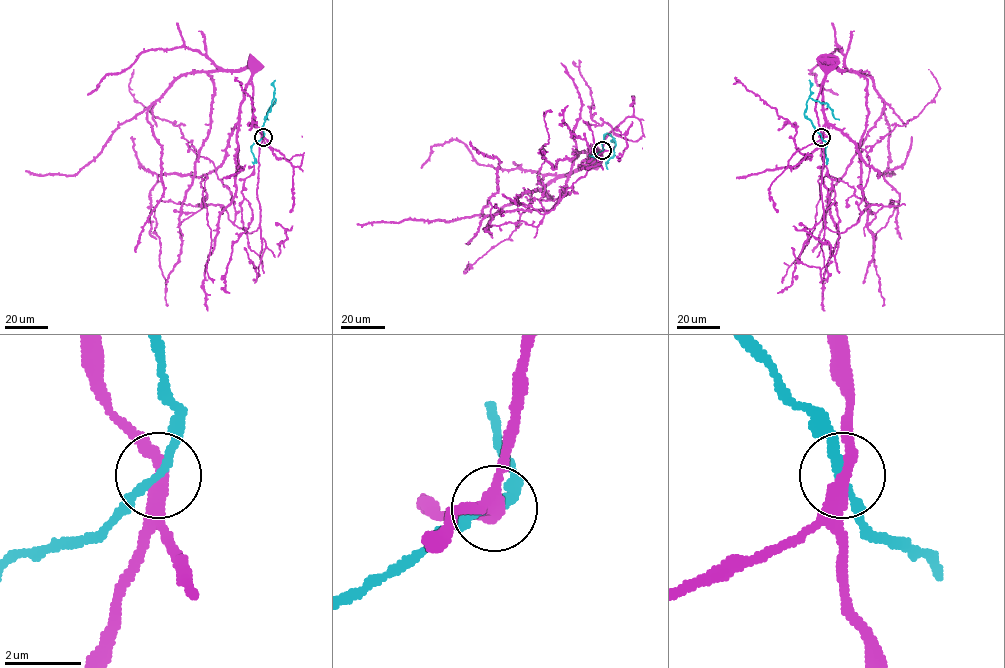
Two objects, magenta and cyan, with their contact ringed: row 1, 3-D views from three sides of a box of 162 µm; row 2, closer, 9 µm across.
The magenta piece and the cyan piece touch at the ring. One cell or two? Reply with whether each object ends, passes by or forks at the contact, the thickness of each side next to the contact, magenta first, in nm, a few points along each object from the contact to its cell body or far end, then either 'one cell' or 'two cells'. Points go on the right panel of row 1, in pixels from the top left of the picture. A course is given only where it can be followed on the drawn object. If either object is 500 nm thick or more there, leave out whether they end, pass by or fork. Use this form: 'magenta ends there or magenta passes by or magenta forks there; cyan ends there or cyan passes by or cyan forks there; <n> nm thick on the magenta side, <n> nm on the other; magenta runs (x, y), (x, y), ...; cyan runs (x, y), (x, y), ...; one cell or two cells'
magenta passes by; cyan passes by; 360 nm thick on the magenta side, 220 nm on the other; magenta runs (821, 137), (825, 226), (843, 232), (880, 204), (821, 177), (814, 229), (782, 282); cyan runs (821, 137), (804, 115), (809, 98), (827, 103), (833, 116), (839, 120); one cell

